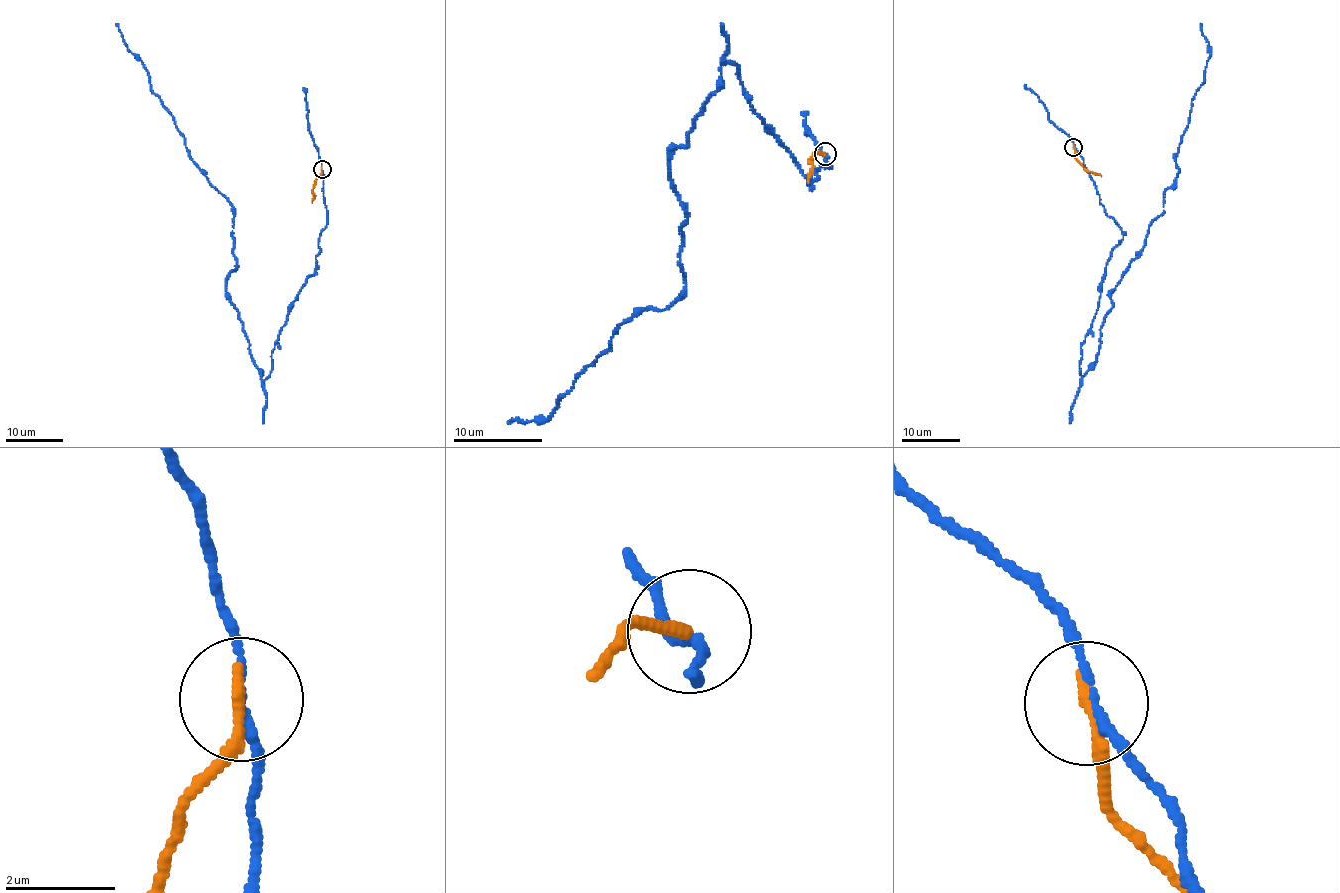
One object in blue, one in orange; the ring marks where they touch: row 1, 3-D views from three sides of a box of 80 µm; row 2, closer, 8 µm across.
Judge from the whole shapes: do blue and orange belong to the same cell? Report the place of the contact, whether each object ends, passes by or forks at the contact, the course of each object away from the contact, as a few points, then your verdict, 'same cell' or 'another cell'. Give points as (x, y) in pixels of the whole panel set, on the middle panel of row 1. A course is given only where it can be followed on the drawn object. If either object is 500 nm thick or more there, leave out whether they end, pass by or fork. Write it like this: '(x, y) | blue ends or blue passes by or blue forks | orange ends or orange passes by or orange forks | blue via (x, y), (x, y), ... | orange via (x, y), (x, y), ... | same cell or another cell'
(825, 154) | blue passes by | orange ends | blue via (825, 155), (810, 184), (723, 64), (670, 157), (687, 217), (681, 297), (621, 324), (548, 420), (508, 423) | orange via (825, 153), (820, 151), (810, 160), (812, 166), (808, 181) | another cell

